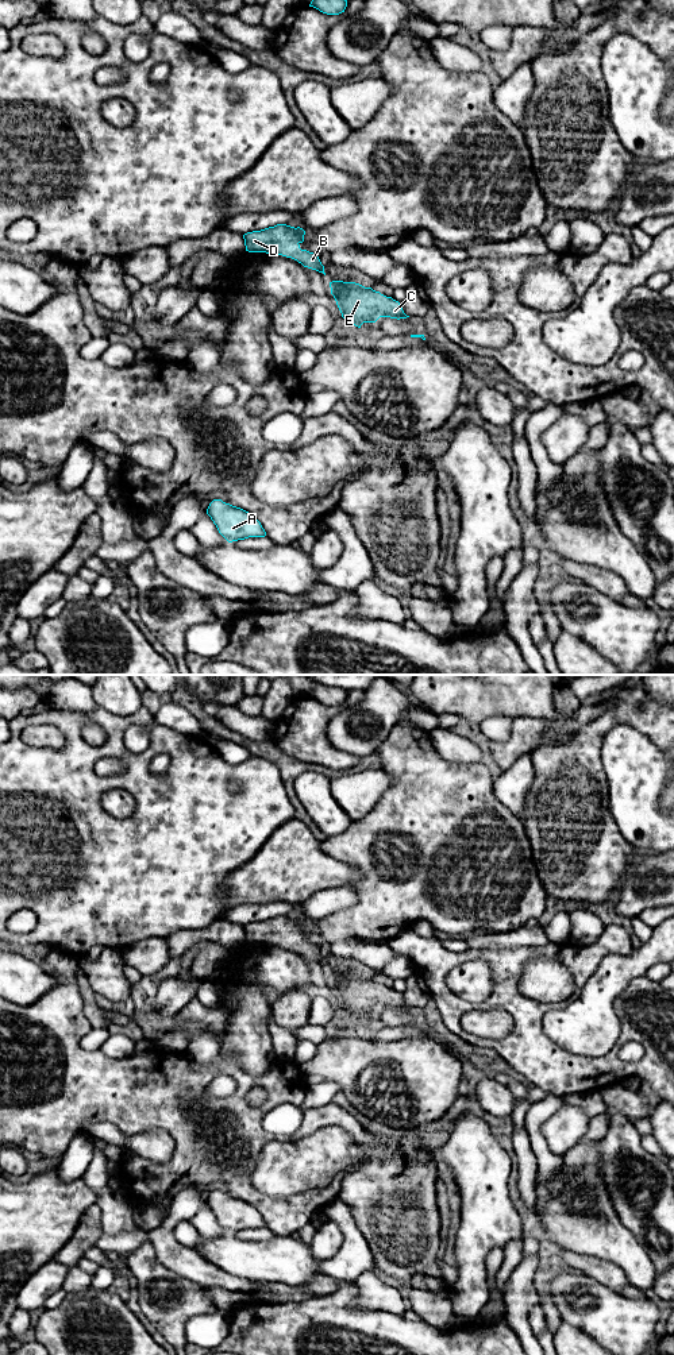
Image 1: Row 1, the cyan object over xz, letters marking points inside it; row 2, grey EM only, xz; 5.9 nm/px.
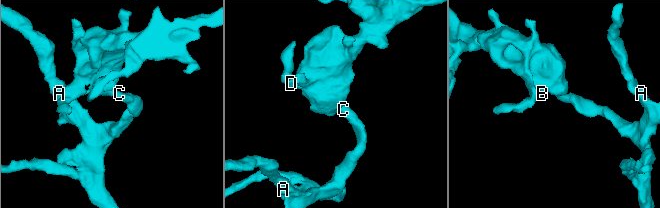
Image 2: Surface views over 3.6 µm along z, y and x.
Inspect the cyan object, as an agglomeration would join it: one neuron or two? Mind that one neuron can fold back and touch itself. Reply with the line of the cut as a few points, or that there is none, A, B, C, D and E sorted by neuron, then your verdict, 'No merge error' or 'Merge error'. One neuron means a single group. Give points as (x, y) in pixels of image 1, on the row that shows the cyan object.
No split. Groups: A B C D E. No merge error

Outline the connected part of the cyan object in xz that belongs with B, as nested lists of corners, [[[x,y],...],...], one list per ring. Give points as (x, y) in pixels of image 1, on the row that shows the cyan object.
[[[277,224],[261,231],[253,231],[243,235],[246,251],[277,254],[292,258],[304,267],[324,273],[319,256],[307,250],[301,250],[305,231],[300,227],[294,228],[286,224]]]

